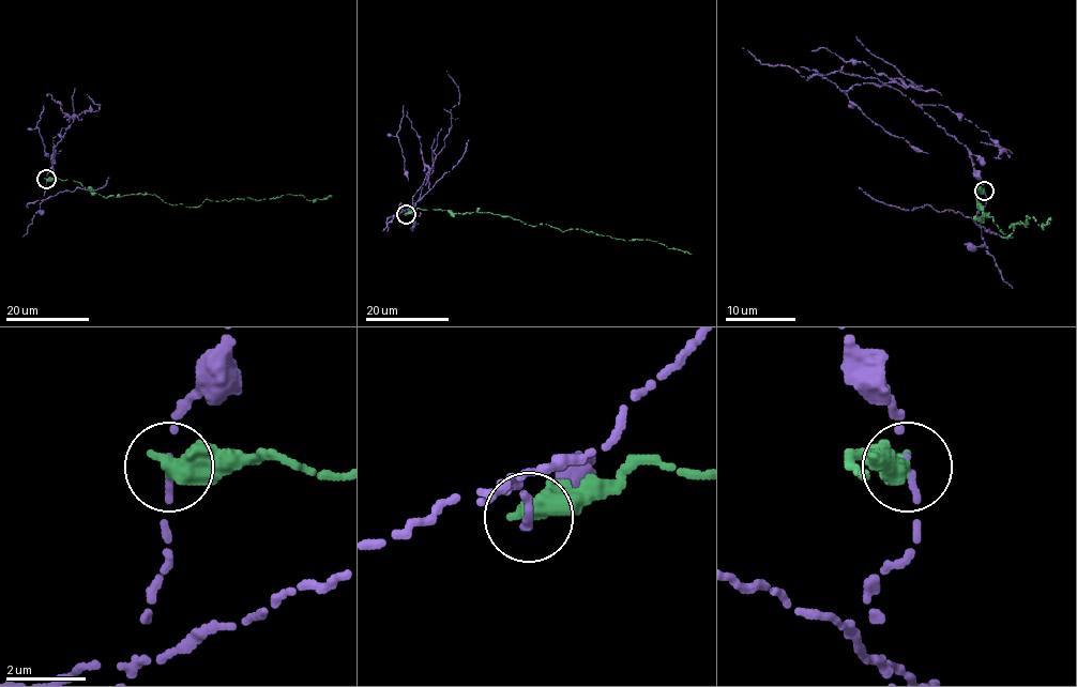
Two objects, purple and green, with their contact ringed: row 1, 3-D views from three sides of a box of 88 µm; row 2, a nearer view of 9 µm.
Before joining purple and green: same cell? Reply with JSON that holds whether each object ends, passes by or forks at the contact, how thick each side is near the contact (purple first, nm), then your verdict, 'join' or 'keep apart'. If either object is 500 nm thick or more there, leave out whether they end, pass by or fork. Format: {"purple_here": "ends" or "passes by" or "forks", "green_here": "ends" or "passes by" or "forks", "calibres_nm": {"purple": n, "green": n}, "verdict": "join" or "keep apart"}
{"calibres_nm": {"purple": 100, "green": 500}, "verdict": "keep apart"}

